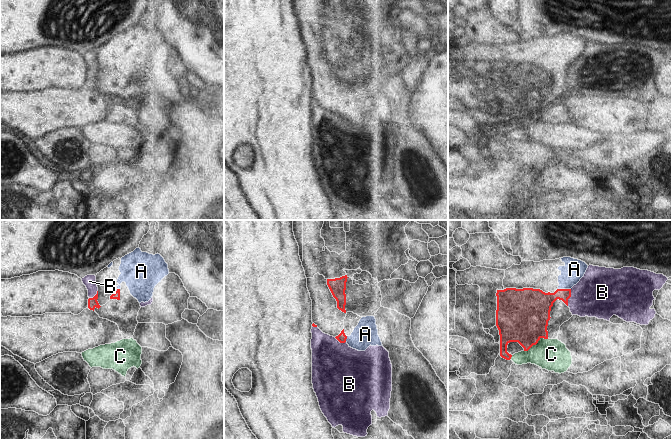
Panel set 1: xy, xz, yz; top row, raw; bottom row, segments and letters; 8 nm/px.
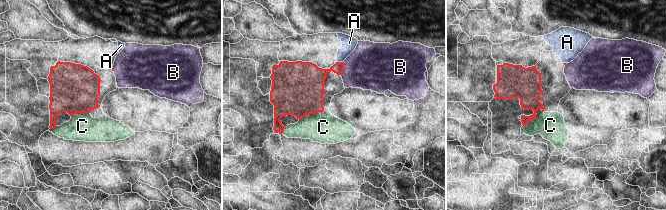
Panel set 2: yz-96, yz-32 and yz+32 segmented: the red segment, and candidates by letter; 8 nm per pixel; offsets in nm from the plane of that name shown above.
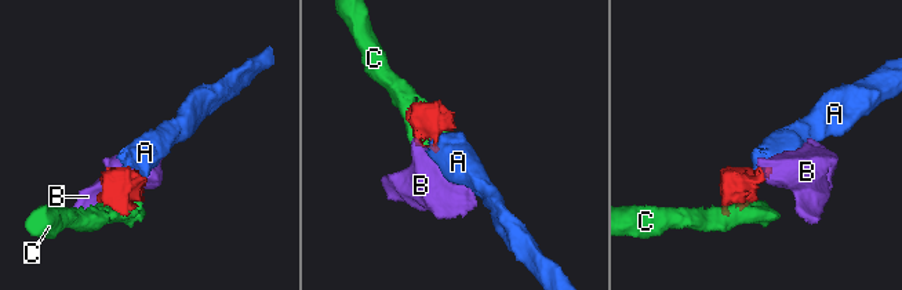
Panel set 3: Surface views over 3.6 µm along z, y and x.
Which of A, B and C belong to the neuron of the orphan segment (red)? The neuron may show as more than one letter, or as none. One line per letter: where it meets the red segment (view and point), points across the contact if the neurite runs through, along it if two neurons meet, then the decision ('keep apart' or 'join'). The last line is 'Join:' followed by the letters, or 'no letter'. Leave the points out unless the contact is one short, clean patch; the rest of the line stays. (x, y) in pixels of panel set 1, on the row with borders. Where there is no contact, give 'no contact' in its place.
A: meets red in yz at (564, 289); join
B: meets red in yz at (569, 297); keep apart
C: meets red in yz at (536, 343); keep apart
Join: A

